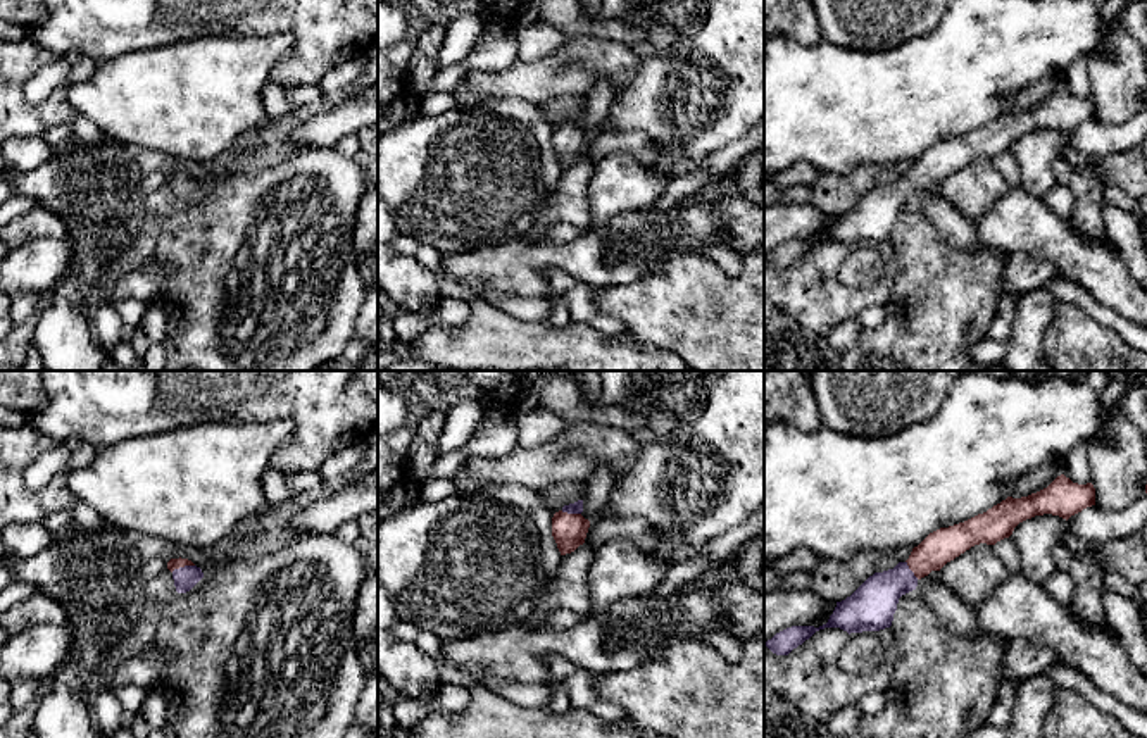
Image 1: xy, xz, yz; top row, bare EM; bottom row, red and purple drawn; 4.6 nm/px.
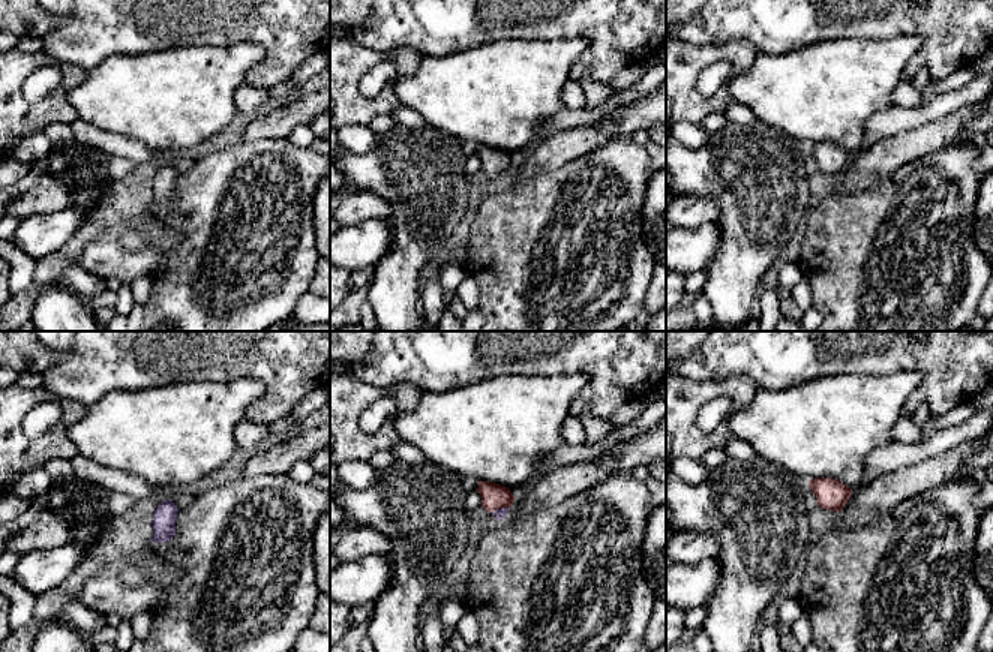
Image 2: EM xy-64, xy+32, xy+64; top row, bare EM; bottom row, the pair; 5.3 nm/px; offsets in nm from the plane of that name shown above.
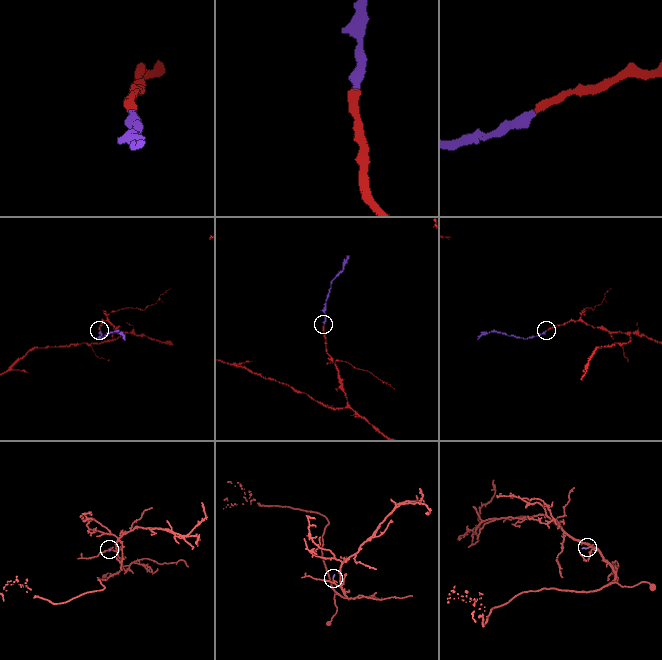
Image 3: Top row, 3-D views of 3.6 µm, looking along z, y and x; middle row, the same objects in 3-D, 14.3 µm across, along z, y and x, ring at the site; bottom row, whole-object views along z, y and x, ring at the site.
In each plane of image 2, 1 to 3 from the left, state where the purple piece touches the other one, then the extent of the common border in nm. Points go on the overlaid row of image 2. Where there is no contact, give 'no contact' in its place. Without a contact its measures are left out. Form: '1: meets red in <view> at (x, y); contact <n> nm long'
1: no contact
2: meets red in xy+32 at (500, 507); contact 90 nm long
3: no contact

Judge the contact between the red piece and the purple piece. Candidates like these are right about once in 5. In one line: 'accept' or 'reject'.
accept

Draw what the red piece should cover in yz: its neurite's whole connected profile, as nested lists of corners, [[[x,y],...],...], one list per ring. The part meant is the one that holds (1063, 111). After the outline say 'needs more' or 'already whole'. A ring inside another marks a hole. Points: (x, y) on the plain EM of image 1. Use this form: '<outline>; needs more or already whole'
[[[1064,88],[1028,110],[1007,110],[983,128],[930,147],[912,162],[906,176],[899,176],[893,183],[874,186],[850,210],[837,216],[826,238],[819,241],[792,240],[776,247],[764,259],[776,269],[788,269],[824,241],[840,241],[849,248],[890,241],[899,212],[916,203],[921,191],[931,184],[940,184],[971,160],[980,157],[995,159],[1009,152],[1019,136],[1035,129],[1052,128],[1068,134],[1092,119],[1095,119],[1094,98],[1073,97]]]; needs more

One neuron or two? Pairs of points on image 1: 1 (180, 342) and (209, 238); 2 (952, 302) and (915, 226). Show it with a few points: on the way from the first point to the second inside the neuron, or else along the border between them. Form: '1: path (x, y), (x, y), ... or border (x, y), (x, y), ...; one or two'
1: path (206, 316), (209, 312), (209, 264); one
2: path (939, 283), (918, 245); one

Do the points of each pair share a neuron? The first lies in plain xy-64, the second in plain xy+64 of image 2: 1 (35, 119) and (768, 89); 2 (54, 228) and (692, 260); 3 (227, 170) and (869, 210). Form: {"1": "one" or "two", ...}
{"1": "two", "2": "one", "3": "one"}

